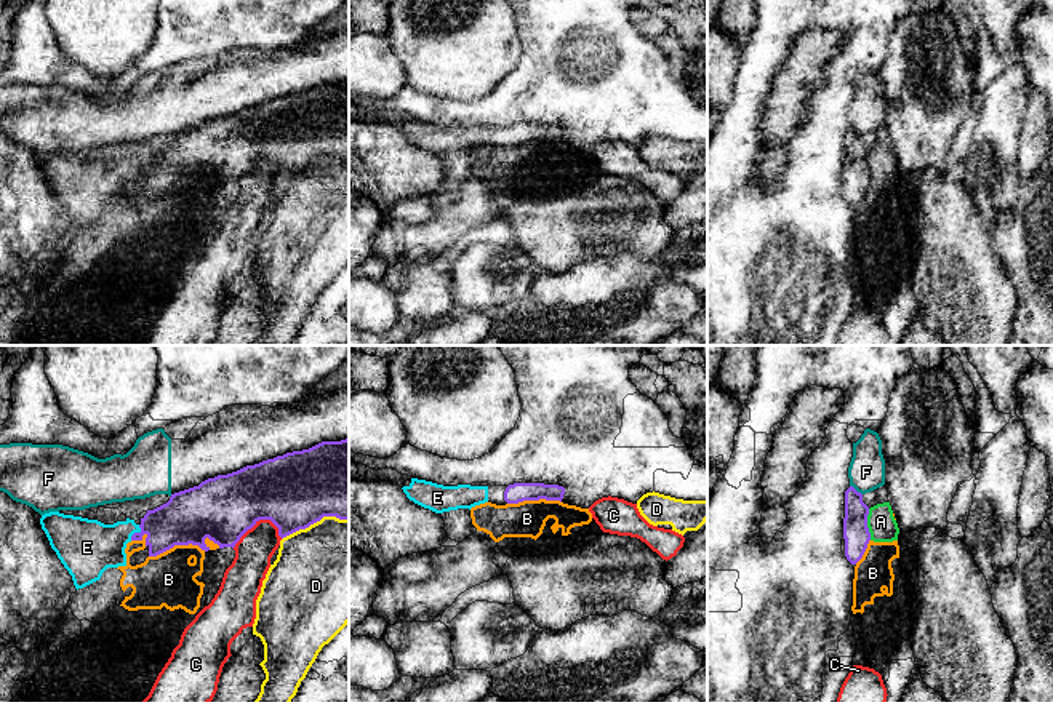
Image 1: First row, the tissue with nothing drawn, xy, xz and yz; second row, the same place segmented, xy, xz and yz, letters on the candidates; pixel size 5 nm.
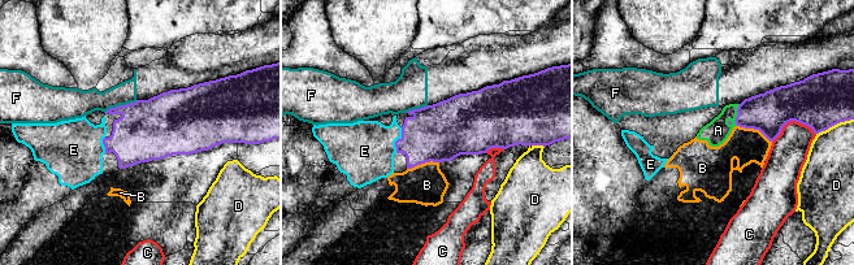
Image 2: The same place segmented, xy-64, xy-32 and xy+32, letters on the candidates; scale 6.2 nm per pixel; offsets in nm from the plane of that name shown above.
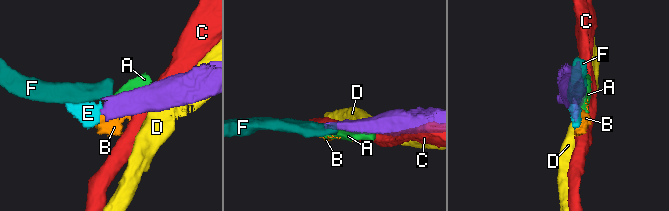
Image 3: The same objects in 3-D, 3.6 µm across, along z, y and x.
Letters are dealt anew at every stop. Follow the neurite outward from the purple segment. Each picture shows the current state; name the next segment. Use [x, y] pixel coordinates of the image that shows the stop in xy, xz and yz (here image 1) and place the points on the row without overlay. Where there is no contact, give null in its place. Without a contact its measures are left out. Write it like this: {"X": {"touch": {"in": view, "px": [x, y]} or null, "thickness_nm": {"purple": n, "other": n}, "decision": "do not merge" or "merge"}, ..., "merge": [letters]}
{"A": {"touch": {"in": "yz", "px": [866, 167]}, "thickness_nm": {"purple": 130, "other": 140}, "decision": "do not merge"}, "B": {"touch": {"in": "xy", "px": [176, 186]}, "thickness_nm": {"purple": 280, "other": 280}, "decision": "do not merge"}, "C": {"touch": {"in": "xy", "px": [258, 162]}, "thickness_nm": {"purple": 380, "other": 190}, "decision": "do not merge"}, "D": {"touch": {"in": "xy", "px": [314, 163]}, "thickness_nm": {"purple": 380, "other": 480}, "decision": "do not merge"}, "E": {"touch": {"in": "xy", "px": [136, 175]}, "thickness_nm": {"purple": 240, "other": 280}, "decision": "merge"}, "F": {"touch": {"in": "yz", "px": [855, 131]}, "thickness_nm": {"purple": 130, "other": 190}, "decision": "do not merge"}, "merge": ["E"]}

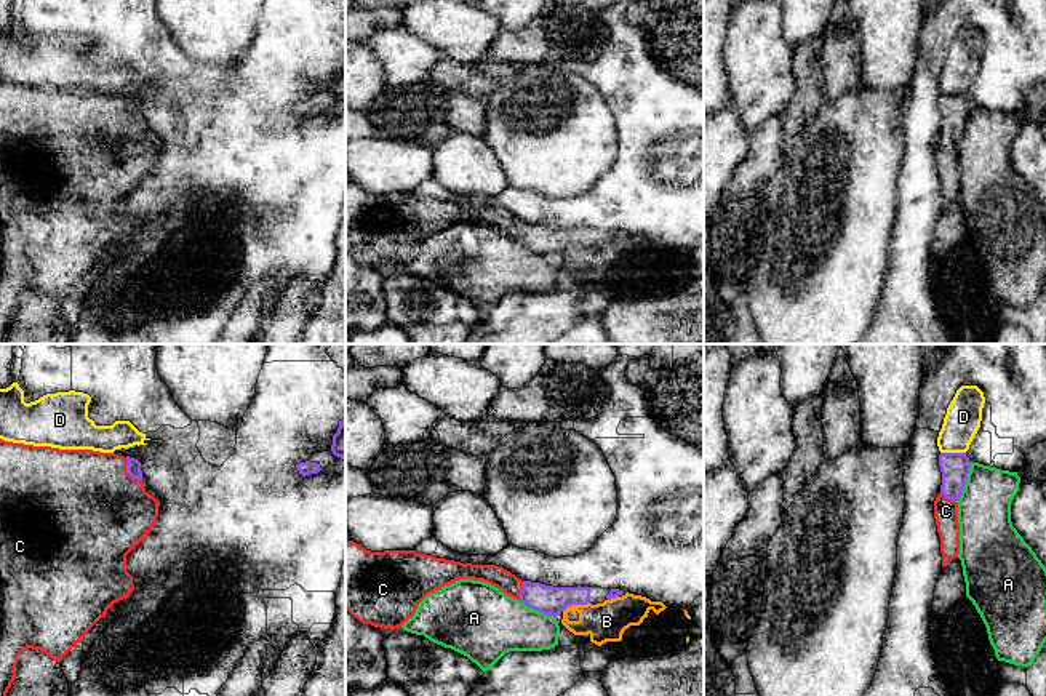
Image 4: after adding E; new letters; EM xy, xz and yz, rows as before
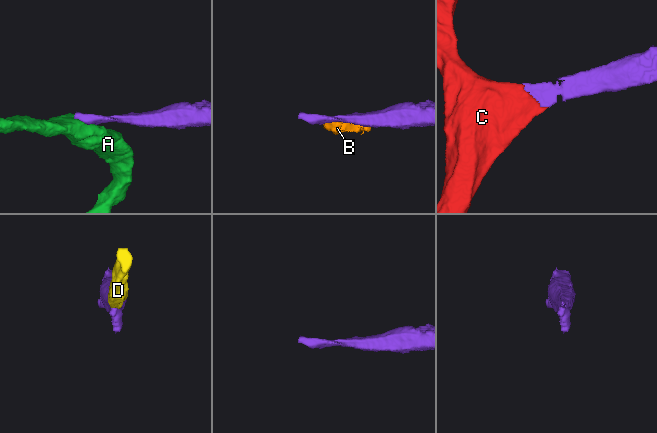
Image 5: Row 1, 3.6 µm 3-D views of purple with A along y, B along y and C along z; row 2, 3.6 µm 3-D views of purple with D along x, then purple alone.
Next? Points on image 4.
{"A": {"touch": {"in": "yz", "px": [965, 124]}, "thickness_nm": {"purple": 140, "other": 280}, "decision": "do not merge"}, "B": {"touch": {"in": "xz", "px": [576, 245]}, "thickness_nm": {"purple": 150, "other": 200}, "decision": "do not merge"}, "C": {"touch": {"in": "xy", "px": [128, 114]}, "thickness_nm": {"purple": 80, "other": 500}, "decision": "merge"}, "D": {"touch": {"in": "yz", "px": [954, 95]}, "thickness_nm": {"purple": 140, "other": 180}, "decision": "do not merge"}, "merge": ["C"]}

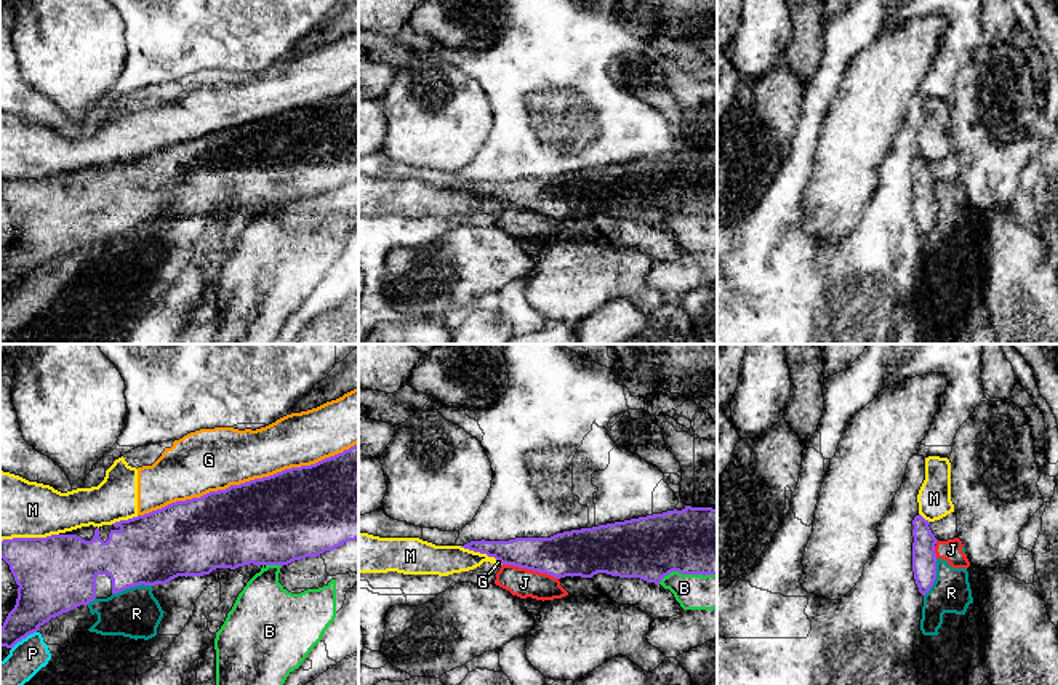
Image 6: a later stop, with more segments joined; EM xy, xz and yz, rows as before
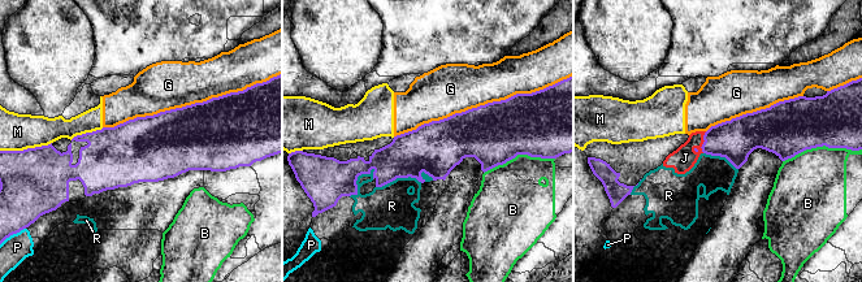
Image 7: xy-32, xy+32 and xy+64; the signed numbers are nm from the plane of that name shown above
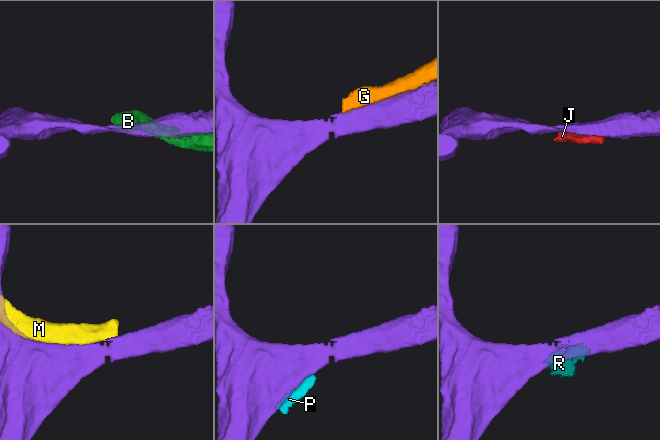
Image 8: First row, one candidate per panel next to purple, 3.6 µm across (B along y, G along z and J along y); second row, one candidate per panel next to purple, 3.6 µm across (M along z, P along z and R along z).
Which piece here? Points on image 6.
{"B": {"touch": {"in": "xz", "px": [687, 215]}, "thickness_nm": {"purple": 340, "other": 180}, "decision": "do not merge"}, "G": {"touch": {"in": "xy", "px": [247, 124]}, "thickness_nm": {"purple": 440, "other": 320}, "decision": "do not merge"}, "J": {"touch": {"in": "xz", "px": [532, 210]}, "thickness_nm": {"purple": 240, "other": 150}, "decision": "do not merge"}, "M": {"touch": {"in": "xy", "px": [29, 180]}, "thickness_nm": {"purple": 380, "other": 340}, "decision": "do not merge"}, "P": {"touch": {"in": "xy", "px": [23, 279]}, "thickness_nm": {"purple": 260, "other": 190}, "decision": "do not merge"}, "R": {"touch": {"in": "xy", "px": [132, 228]}, "thickness_nm": {"purple": 360, "other": 240}, "decision": "do not merge"}, "merge": []}

